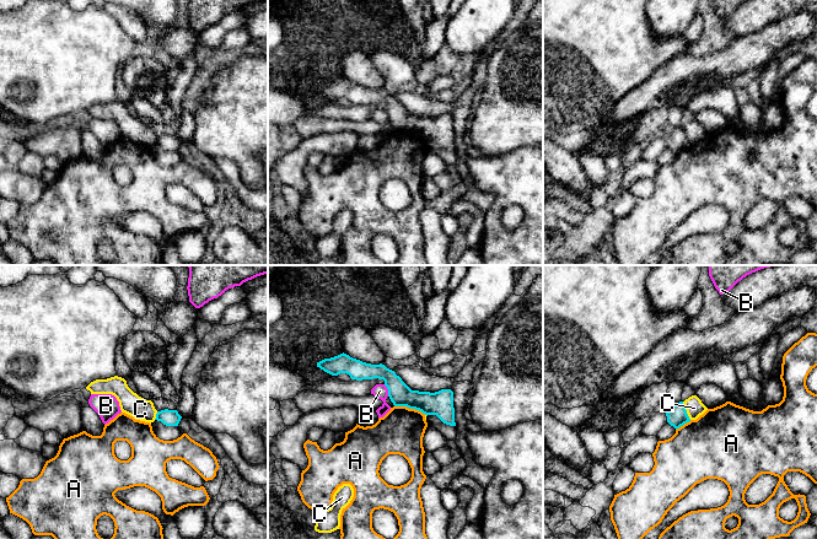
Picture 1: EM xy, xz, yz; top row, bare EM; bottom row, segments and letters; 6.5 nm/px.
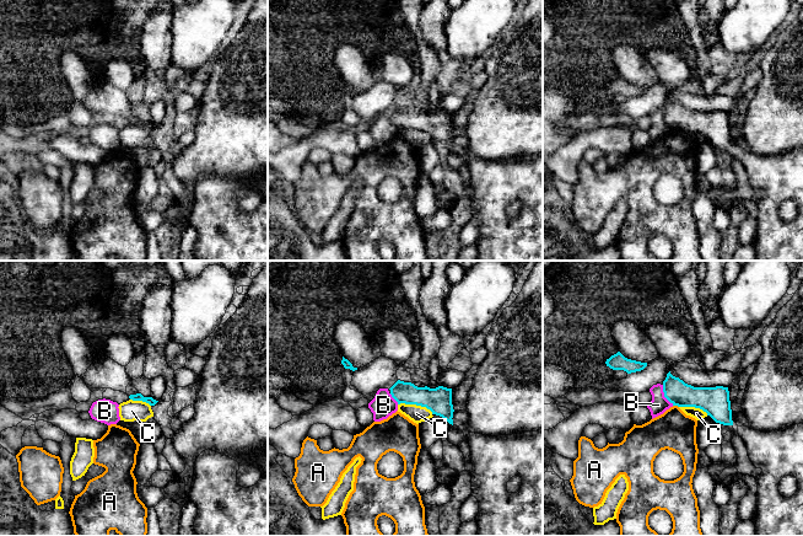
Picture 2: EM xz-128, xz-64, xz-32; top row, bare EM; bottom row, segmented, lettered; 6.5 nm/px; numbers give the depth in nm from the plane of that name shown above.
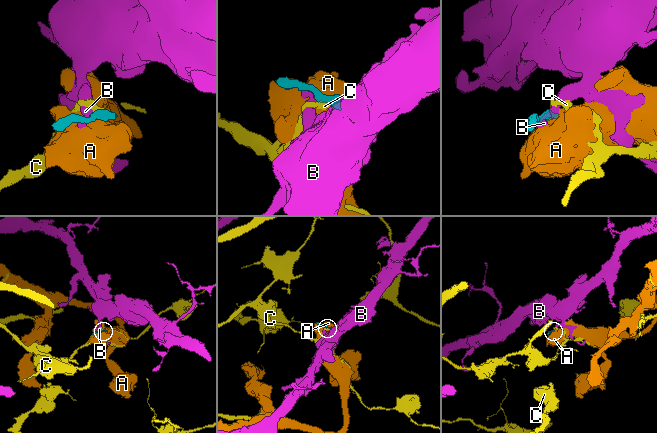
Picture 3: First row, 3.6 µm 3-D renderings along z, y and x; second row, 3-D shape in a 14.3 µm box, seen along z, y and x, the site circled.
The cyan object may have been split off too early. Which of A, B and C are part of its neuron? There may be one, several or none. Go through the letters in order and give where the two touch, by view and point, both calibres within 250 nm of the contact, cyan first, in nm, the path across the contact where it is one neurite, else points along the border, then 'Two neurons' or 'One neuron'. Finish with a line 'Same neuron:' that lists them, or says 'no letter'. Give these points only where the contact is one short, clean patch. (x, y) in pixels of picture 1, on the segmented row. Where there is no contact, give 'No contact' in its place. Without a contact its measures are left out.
A: Touches cyan at xz (410, 408). Thickness 160 nm (cyan) against 300 nm. Boundary: xz (394, 405), (406, 405), (425, 414). Two neurons
B: Touches cyan at xz (388, 391). Thickness 150 nm (cyan) against 90 nm. Boundary: xz (383, 384), (388, 395). Two neurons
C: Touches cyan at yz (686, 410). Thickness 140 nm (cyan) against 120 nm. Boundary: yz (682, 402), (691, 419). Two neurons
Same neuron: no letter

